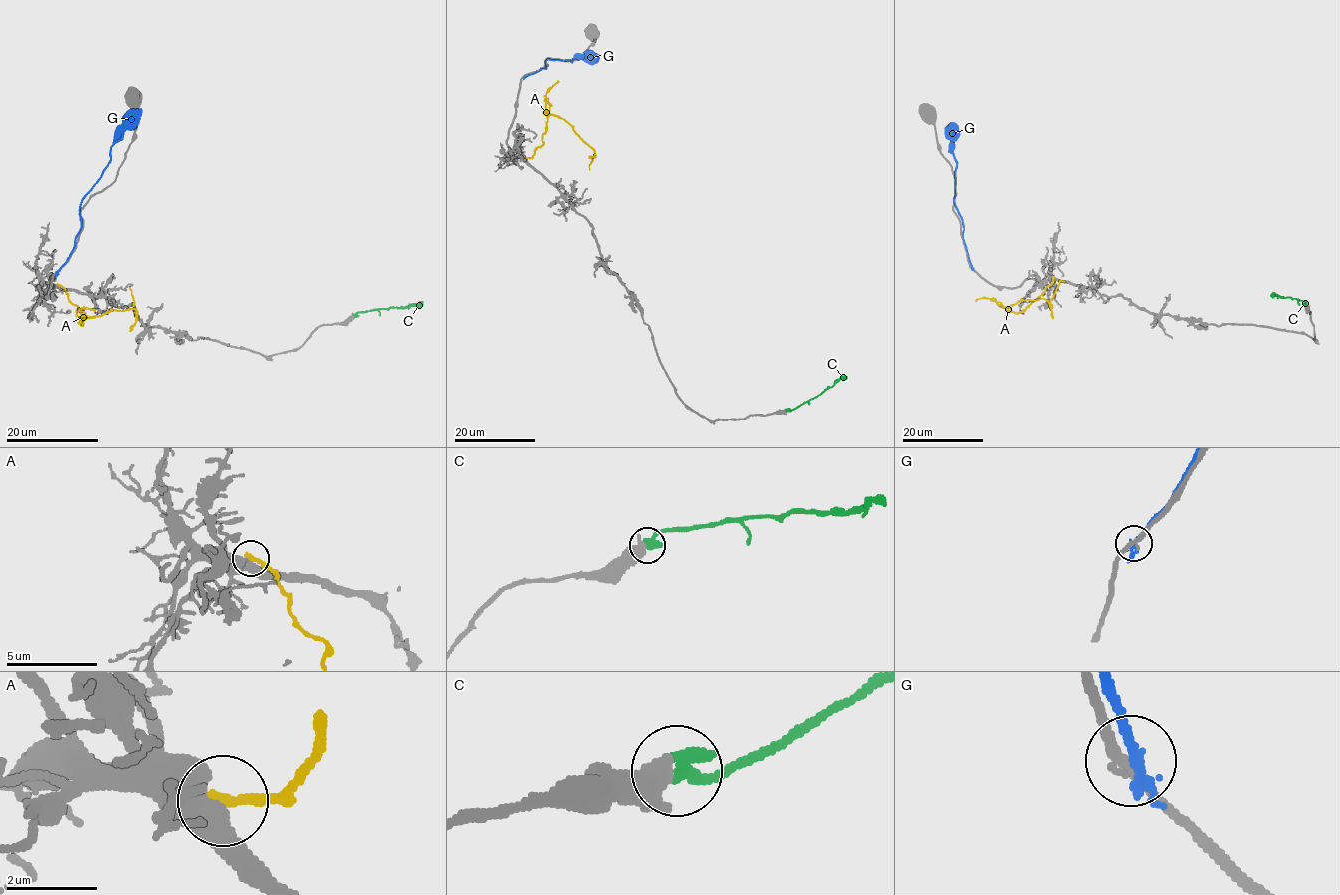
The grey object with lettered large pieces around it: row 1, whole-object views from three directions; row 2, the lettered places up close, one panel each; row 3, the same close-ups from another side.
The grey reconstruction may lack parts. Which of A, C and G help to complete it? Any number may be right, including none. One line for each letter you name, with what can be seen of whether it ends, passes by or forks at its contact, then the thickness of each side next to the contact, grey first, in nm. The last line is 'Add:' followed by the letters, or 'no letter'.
C: It ends there. Thickness 400 nm (grey) against 360 nm
Add: C

